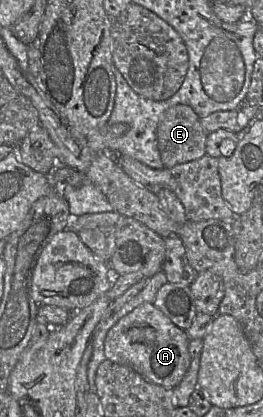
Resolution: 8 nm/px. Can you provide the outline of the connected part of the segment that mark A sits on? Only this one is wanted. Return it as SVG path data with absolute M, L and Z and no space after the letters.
M143 303L109 329L104 341L104 355L114 363L132 368L152 383L175 388L192 361L189 340L186 331L177 327L153 303Z

